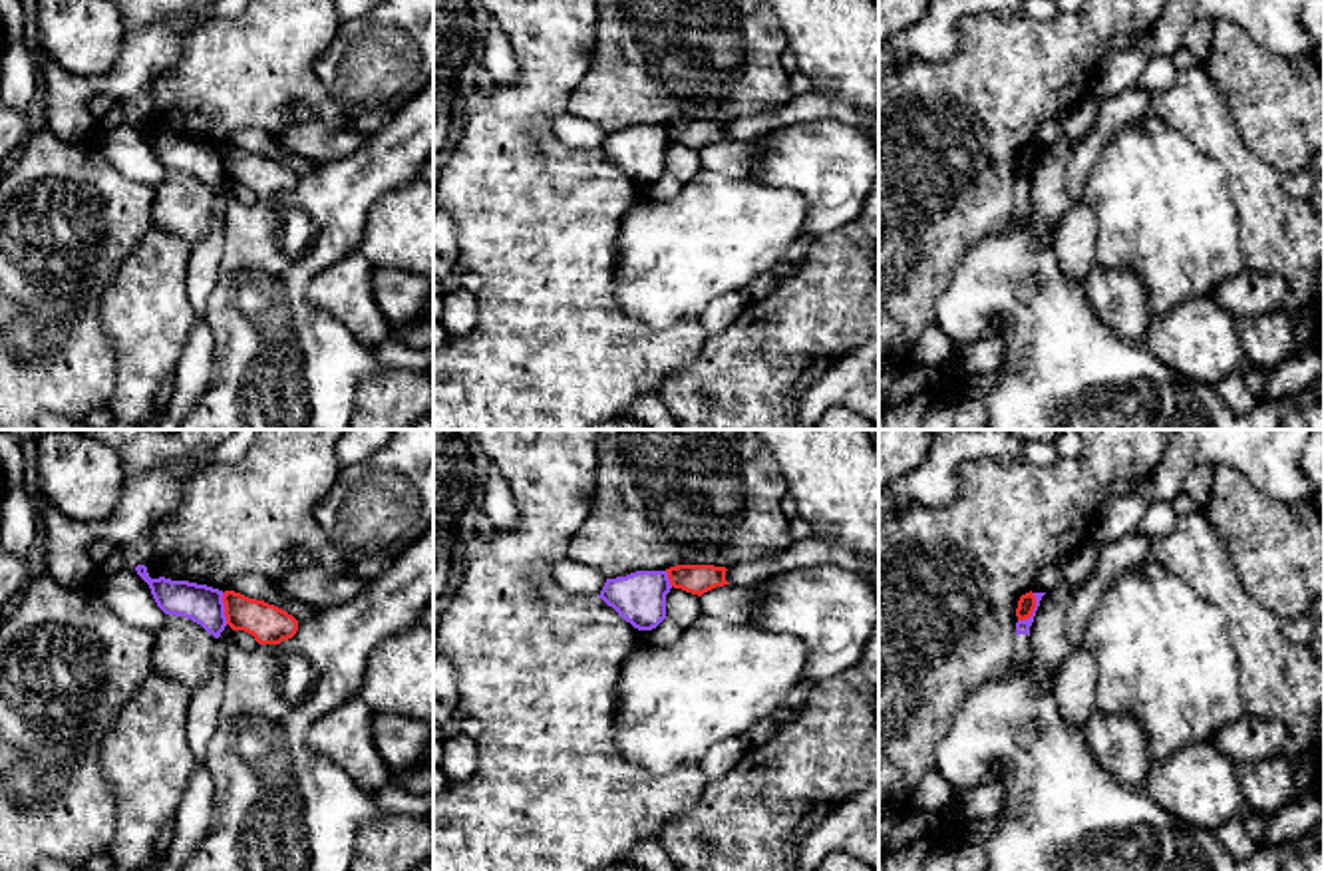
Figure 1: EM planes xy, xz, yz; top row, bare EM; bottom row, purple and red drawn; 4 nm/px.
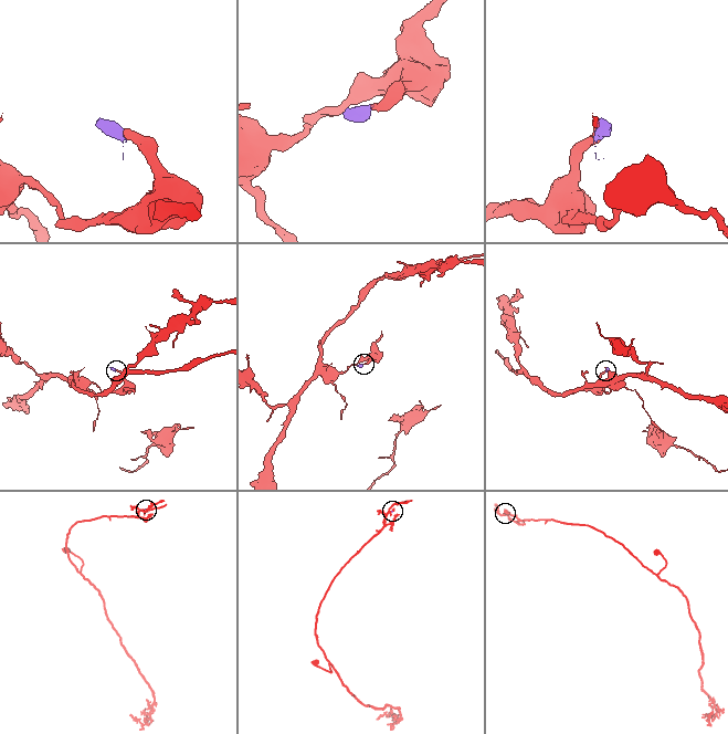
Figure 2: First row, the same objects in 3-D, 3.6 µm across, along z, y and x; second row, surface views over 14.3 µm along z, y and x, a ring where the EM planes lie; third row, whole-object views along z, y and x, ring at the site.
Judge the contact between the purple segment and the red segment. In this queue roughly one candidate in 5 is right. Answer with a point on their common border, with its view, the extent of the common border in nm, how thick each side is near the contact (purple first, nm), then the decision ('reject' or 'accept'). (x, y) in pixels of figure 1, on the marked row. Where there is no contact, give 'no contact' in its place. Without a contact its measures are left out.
meets purple in yz at (1034, 611); contact 140 nm long; 60 nm thick on the purple side, 70 nm on the other; reject

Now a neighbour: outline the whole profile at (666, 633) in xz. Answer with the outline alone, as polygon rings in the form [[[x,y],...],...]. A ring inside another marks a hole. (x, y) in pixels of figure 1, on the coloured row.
[[[668,616],[656,628],[646,630],[650,644],[660,648],[674,644],[680,634],[682,628]]]

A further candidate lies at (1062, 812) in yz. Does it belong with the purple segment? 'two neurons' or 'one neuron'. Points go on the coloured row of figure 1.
one neuron

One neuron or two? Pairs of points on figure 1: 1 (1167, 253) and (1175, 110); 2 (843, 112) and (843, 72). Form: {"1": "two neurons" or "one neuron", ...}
{"1": "two neurons", "2": "two neurons"}

